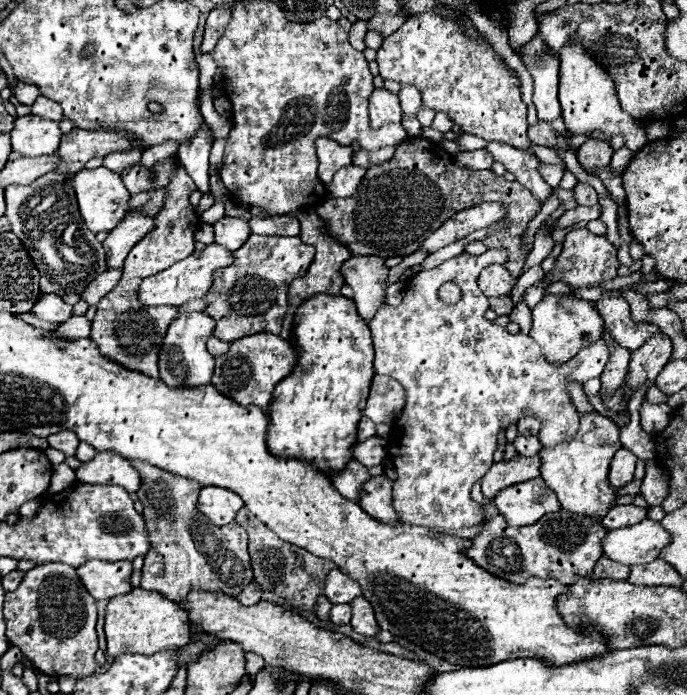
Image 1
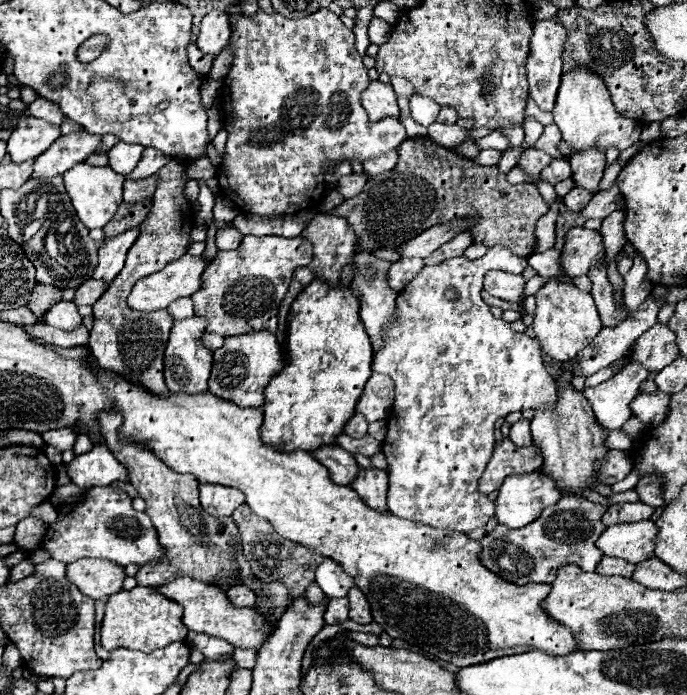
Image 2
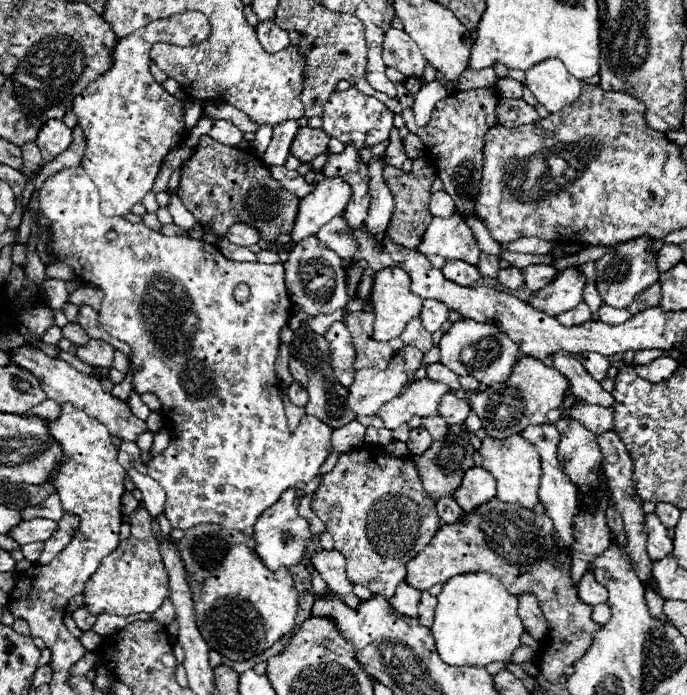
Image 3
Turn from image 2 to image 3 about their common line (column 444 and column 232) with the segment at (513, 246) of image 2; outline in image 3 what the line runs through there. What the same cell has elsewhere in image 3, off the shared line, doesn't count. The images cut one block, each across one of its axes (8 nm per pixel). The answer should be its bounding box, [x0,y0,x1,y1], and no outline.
[178,134,300,242]

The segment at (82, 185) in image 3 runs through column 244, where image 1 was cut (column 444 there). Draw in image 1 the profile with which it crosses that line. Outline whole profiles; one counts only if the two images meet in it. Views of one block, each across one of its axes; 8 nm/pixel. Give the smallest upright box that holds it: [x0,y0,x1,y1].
[372,250,608,528]

